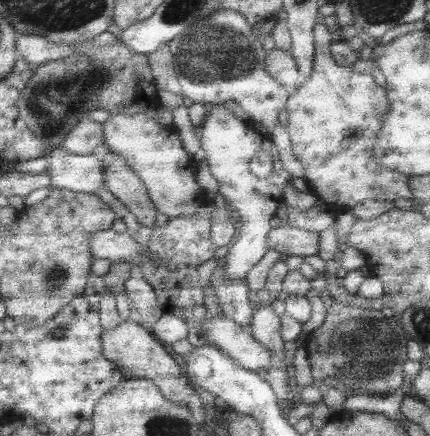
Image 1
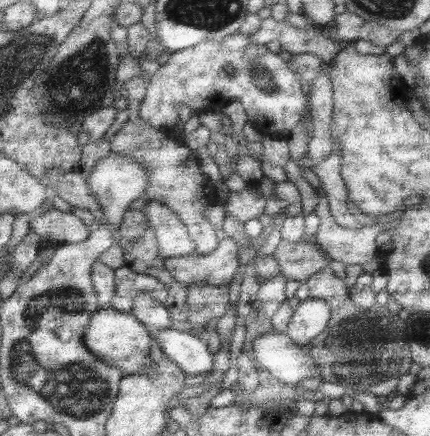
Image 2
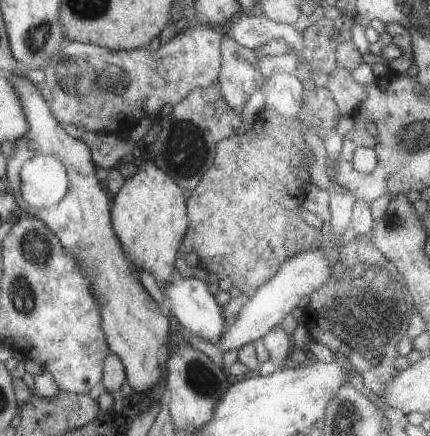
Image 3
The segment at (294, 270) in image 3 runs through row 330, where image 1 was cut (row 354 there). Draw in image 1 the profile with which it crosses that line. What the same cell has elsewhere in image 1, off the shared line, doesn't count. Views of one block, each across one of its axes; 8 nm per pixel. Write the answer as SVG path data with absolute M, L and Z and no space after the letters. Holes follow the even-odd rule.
M223 314L213 318L207 316L207 320L203 322L203 336L215 350L225 354L239 368L267 368L271 360L267 350L253 340L253 334L247 326L243 328Z

